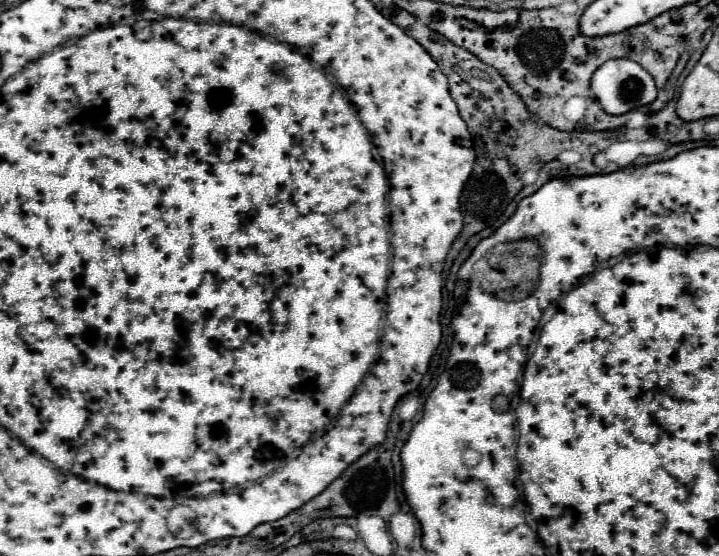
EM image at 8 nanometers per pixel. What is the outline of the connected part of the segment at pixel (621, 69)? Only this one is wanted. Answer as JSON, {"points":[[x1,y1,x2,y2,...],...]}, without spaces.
{"points":[[611,59,603,63,591,77,591,91,595,93,603,111,609,115,623,115,637,107,649,105,657,99,657,87,653,77,631,59]]}

